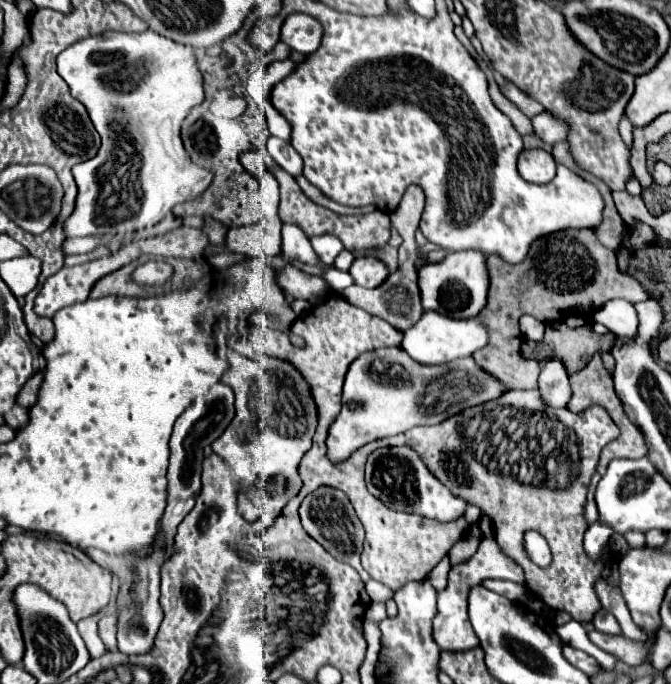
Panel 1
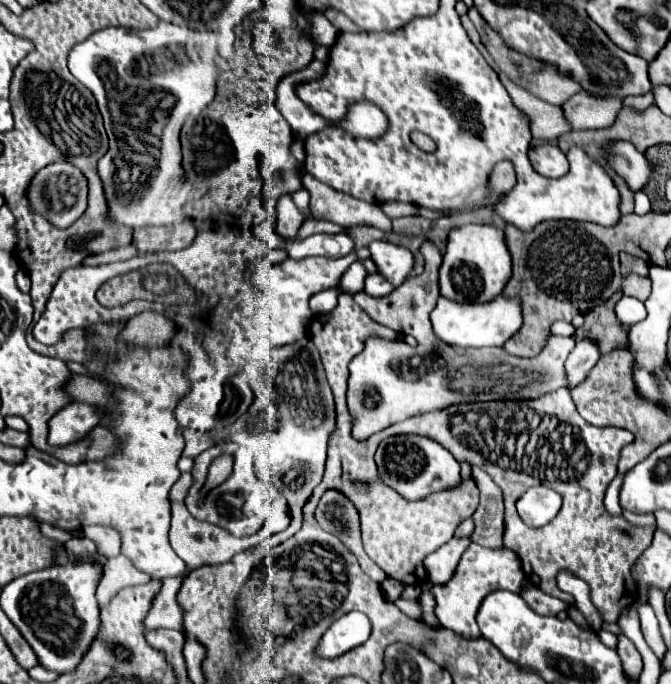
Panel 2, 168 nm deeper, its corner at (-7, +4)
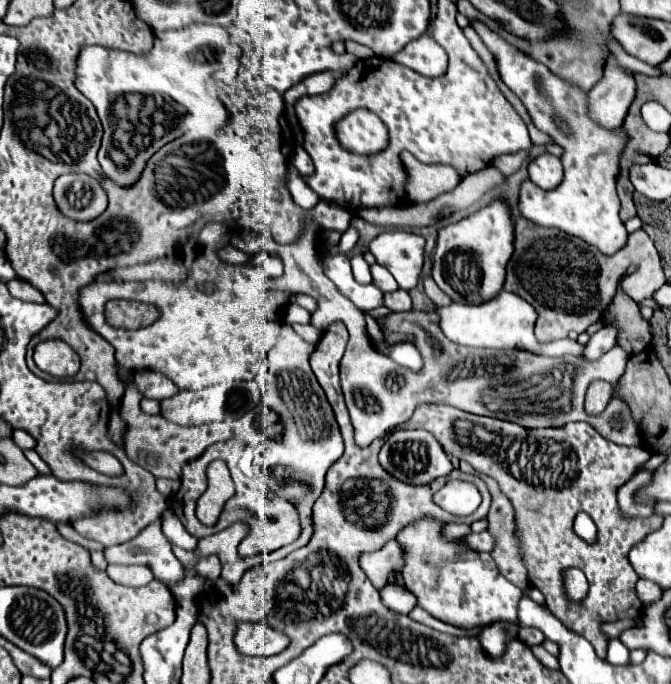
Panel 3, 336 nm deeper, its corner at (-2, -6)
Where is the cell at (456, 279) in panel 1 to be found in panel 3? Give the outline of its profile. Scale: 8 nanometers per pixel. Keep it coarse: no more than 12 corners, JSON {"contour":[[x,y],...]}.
{"contour":[[505,201],[439,229],[433,279],[457,303],[499,295]]}

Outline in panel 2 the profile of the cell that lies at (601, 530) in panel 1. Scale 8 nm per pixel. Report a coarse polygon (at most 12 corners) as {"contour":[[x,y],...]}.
{"contour":[[616,475],[610,483],[604,507],[610,515],[620,517],[618,505],[620,477]]}

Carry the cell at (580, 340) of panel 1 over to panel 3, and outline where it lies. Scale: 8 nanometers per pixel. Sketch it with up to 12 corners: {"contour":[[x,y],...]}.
{"contour":[[619,287],[603,323],[619,327],[631,355],[651,341],[649,321]]}

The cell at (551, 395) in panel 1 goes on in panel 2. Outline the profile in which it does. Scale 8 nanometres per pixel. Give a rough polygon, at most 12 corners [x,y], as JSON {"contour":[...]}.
{"contour":[[578,341],[564,361],[568,389],[578,387],[600,359],[594,341]]}

